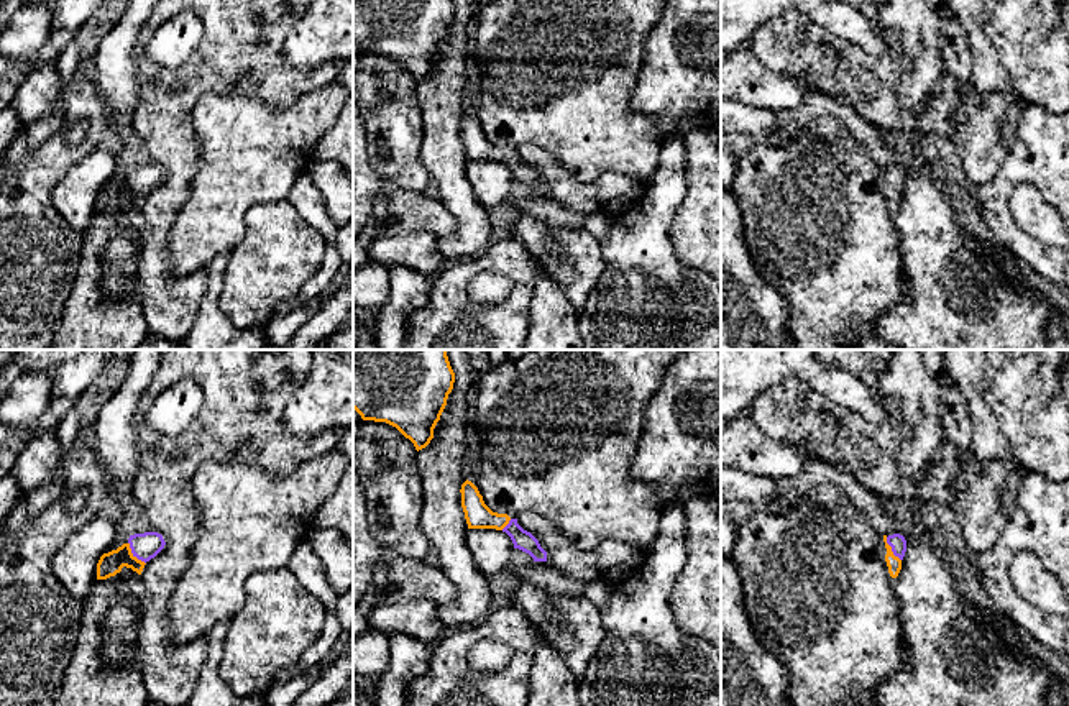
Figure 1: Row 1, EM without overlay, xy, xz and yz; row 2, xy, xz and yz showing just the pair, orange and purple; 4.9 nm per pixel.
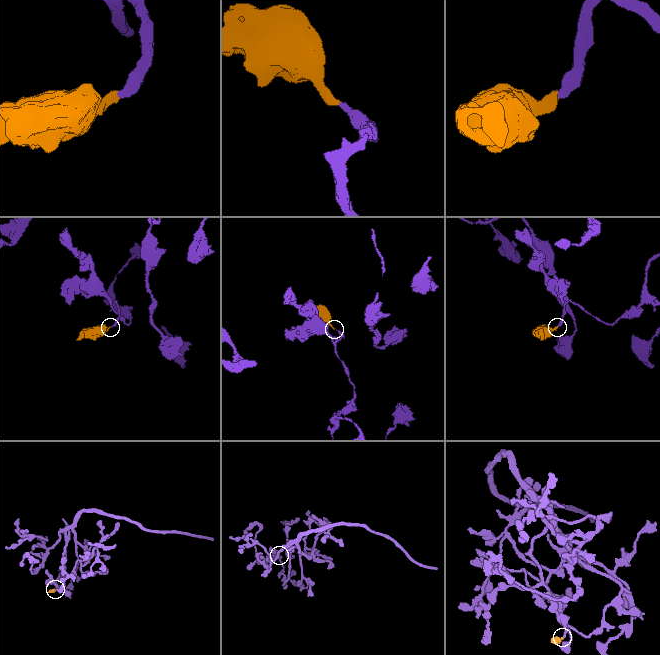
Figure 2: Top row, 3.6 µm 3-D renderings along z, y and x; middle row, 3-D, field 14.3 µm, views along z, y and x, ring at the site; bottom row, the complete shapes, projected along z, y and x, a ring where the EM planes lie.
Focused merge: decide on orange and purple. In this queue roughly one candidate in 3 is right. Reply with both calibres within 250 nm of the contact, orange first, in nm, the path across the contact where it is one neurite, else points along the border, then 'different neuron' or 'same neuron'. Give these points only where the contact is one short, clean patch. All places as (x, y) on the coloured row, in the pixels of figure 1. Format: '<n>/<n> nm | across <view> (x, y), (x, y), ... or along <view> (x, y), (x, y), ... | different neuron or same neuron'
120/130 nm | across xy (110, 563), (132, 554), (146, 545) | same neuron

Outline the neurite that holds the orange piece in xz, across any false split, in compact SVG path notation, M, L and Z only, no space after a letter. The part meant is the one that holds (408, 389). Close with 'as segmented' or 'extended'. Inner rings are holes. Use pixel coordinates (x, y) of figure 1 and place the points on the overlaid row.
M353 350L353 409L363 420L386 422L425 448L453 389L447 350Z | as segmented

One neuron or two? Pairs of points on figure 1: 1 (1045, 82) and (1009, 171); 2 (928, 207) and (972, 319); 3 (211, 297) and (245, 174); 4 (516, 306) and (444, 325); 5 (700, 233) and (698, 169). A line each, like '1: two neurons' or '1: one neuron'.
1: two neurons
2: one neuron
3: two neurons
4: one neuron
5: one neuron

